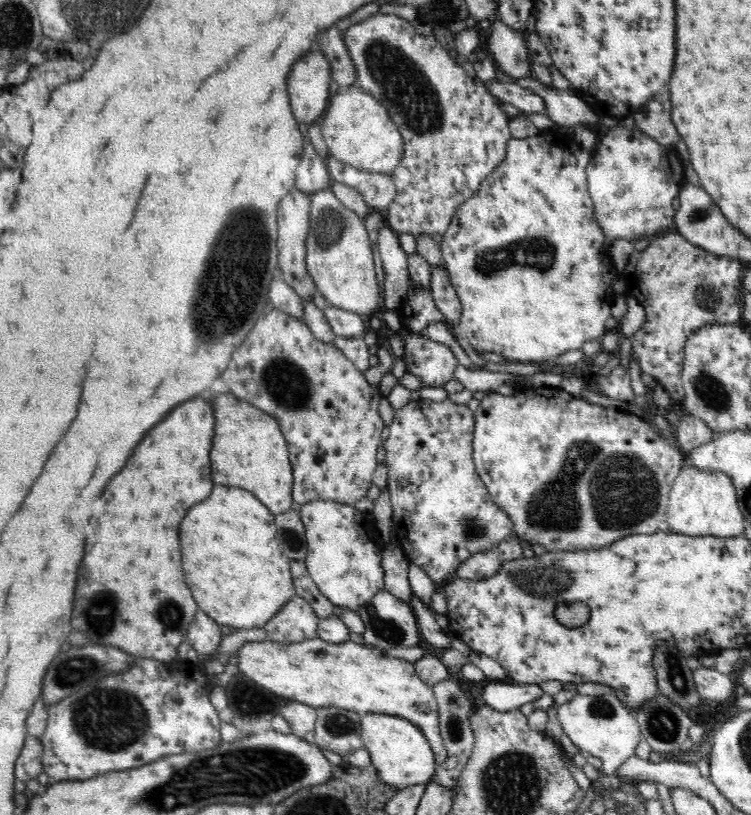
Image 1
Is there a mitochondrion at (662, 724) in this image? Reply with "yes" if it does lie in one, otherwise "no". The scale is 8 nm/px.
yes

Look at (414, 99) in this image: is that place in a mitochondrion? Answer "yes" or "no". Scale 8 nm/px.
yes

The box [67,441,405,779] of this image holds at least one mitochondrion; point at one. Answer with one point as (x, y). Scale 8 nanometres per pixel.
(106, 616)

